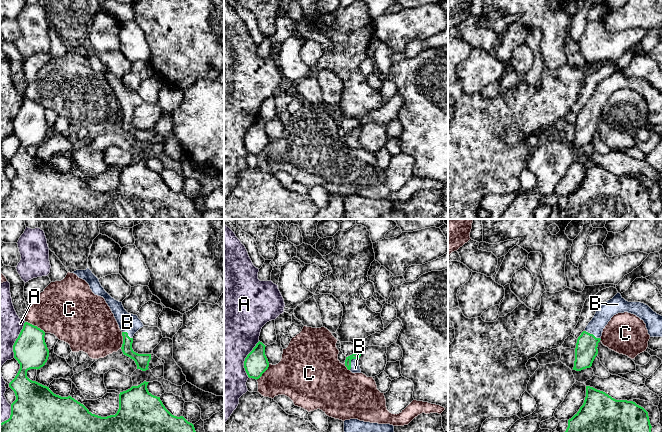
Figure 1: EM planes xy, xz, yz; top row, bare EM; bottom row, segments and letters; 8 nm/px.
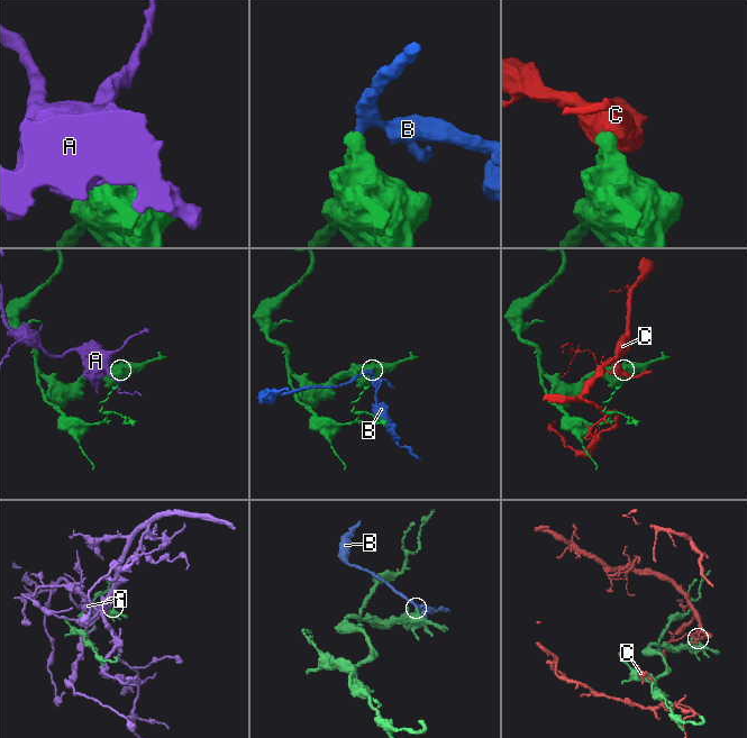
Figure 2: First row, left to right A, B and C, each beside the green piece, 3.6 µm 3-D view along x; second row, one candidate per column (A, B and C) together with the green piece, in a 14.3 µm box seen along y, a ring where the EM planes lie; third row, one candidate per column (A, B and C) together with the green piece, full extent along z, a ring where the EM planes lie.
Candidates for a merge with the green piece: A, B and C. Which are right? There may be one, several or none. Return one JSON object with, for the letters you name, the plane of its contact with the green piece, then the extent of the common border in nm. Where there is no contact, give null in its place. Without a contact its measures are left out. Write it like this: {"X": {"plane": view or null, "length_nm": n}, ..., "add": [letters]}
{"B": {"plane": "xz", "length_nm": 120}, "add": ["B"]}

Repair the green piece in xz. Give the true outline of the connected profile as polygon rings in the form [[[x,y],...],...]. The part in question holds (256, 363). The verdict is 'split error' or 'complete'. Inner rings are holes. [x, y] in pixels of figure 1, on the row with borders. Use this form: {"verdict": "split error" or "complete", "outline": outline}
{"verdict": "complete", "outline": [[[258,342],[244,361],[244,368],[249,378],[259,379],[268,369],[269,362],[265,355],[265,345]]]}

